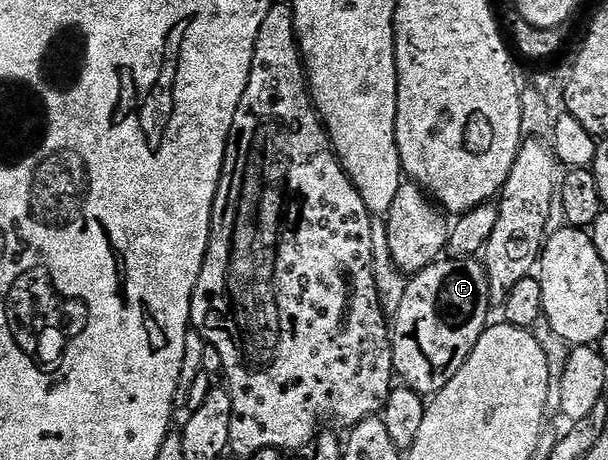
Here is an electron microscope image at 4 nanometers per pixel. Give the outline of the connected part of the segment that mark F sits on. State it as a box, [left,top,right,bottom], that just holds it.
[391,204,499,398]

